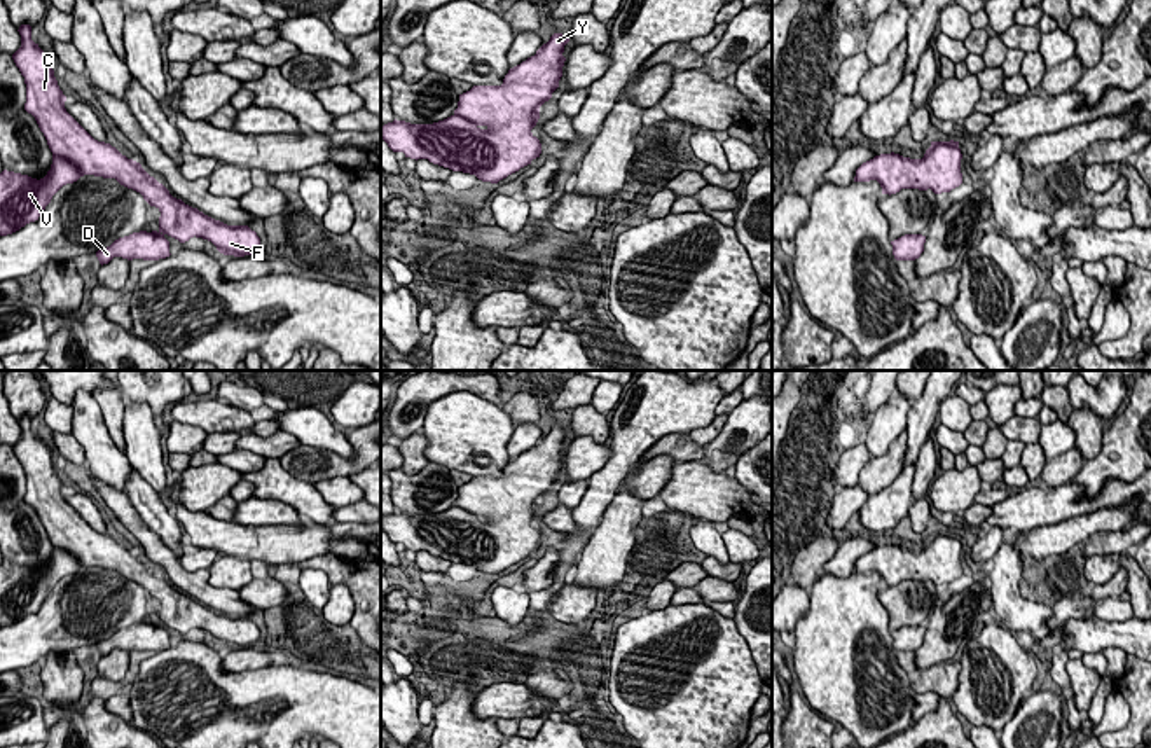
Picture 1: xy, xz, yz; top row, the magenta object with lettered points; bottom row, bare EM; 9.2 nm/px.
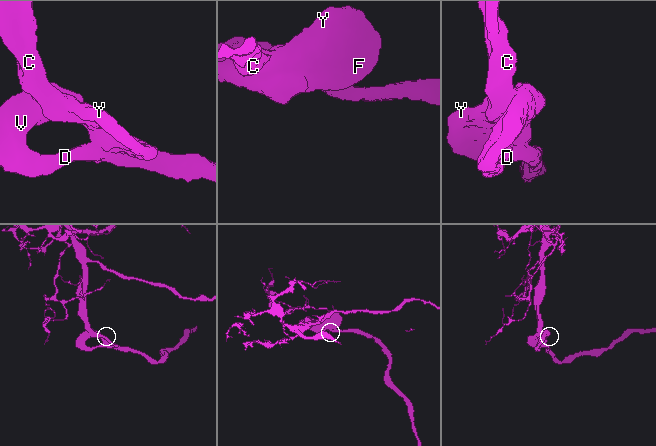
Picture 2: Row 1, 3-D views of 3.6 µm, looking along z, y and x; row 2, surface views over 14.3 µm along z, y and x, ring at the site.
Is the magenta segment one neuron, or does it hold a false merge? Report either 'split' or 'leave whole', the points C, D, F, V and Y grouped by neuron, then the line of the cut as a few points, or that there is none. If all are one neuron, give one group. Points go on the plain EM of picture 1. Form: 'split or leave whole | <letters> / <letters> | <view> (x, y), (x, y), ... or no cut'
leave whole | C D F V Y | no cut

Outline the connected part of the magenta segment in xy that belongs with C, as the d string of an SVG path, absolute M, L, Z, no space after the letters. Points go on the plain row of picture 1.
M21 416L21 439L12 446L24 468L26 495L52 544L52 556L40 571L3 561L0 564L0 627L12 626L38 612L52 587L84 566L115 570L133 580L161 603L159 620L133 624L98 641L100 655L114 648L128 652L159 652L169 648L166 626L180 634L190 629L211 633L224 647L245 648L258 645L260 629L248 617L227 617L197 599L176 591L150 568L140 554L128 551L115 538L94 531L65 500L66 488L54 468L52 453L31 432L31 418Z

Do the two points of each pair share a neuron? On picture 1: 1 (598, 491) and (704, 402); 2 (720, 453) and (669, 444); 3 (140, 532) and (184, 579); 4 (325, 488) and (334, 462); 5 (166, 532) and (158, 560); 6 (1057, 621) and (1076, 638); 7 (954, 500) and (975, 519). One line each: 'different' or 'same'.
1: same
2: different
3: same
4: different
5: different
6: different
7: different

